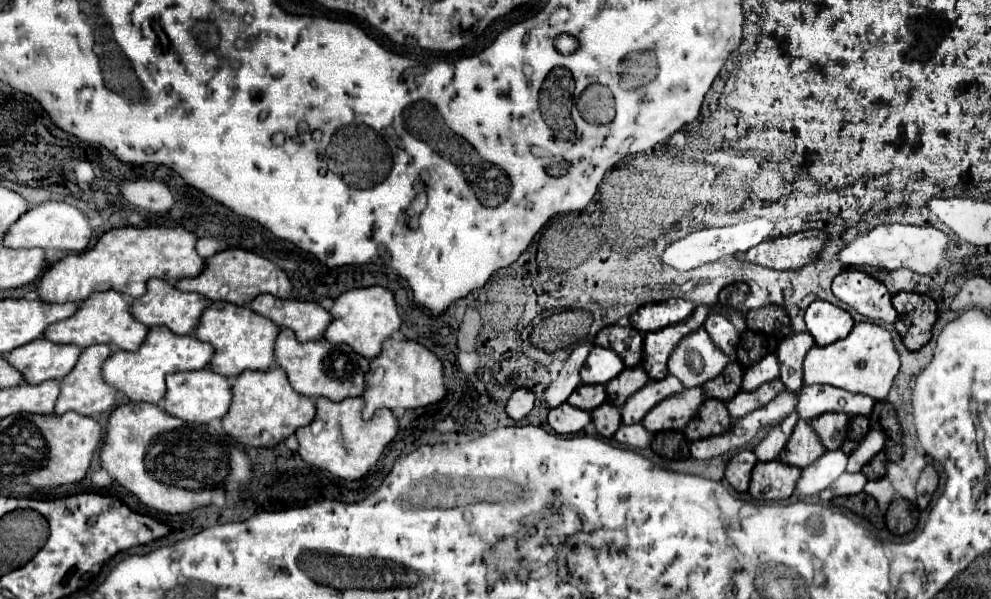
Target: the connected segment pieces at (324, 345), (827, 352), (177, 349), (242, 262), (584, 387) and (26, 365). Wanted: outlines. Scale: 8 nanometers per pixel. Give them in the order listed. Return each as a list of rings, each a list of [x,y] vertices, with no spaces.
[[[280,328],[274,344],[274,360],[284,368],[292,388],[304,396],[318,398],[324,396],[332,402],[340,402],[350,396],[360,396],[364,390],[364,380],[370,360],[356,354],[348,344],[330,344],[326,340],[300,344],[288,328]]]
[[[854,324],[850,336],[830,346],[814,346],[804,358],[804,384],[830,384],[852,394],[866,394],[874,400],[884,400],[894,376],[898,374],[900,358],[888,330],[878,324]]]
[[[152,326],[136,352],[116,350],[112,352],[106,362],[102,364],[102,378],[106,384],[122,390],[132,402],[148,402],[158,404],[164,398],[164,376],[170,372],[184,372],[184,370],[202,370],[208,366],[214,350],[210,344],[196,340],[194,336],[178,336],[168,332],[168,328]]]
[[[228,248],[206,258],[206,266],[196,278],[176,280],[174,288],[182,292],[196,292],[206,298],[212,296],[211,301],[232,302],[232,304],[246,304],[254,296],[264,294],[264,292],[276,298],[290,298],[290,292],[292,292],[292,284],[284,270],[280,270],[274,262],[262,256],[248,250],[240,250],[240,248]]]
[[[580,384],[568,398],[568,404],[580,408],[580,410],[594,410],[600,404],[606,402],[606,390],[600,384],[588,386],[588,384]]]
[[[40,338],[30,344],[24,344],[22,348],[16,348],[12,352],[4,354],[4,358],[24,376],[26,384],[40,384],[46,380],[62,380],[74,368],[80,352],[82,352],[82,348],[78,348],[78,346],[60,346],[50,340]]]

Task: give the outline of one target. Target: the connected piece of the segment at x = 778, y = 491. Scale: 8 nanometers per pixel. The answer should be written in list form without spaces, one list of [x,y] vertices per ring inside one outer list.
[[[772,460],[772,462],[758,462],[752,470],[752,480],[750,480],[750,488],[748,488],[748,494],[754,496],[756,500],[786,500],[790,498],[790,494],[794,492],[796,488],[796,480],[800,478],[800,468],[796,466],[788,466],[788,464],[782,464],[780,460]]]

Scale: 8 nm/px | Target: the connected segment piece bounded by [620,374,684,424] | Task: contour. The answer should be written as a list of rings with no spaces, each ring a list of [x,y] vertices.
[[[668,374],[662,380],[650,380],[644,388],[634,392],[626,404],[620,408],[622,424],[638,424],[660,400],[682,392],[682,384],[676,376]]]

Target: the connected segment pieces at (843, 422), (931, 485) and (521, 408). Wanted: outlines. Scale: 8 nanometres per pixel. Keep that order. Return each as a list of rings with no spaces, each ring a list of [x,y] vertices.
[[[822,414],[814,420],[810,420],[810,426],[818,434],[822,446],[826,450],[838,450],[844,442],[844,430],[848,428],[848,416],[846,414]]]
[[[928,464],[928,466],[922,470],[922,474],[920,474],[918,482],[916,482],[916,504],[918,504],[922,510],[930,504],[936,486],[938,486],[938,474],[936,474],[934,466]]]
[[[518,388],[506,402],[506,414],[512,420],[522,420],[534,406],[534,394],[528,388]]]

